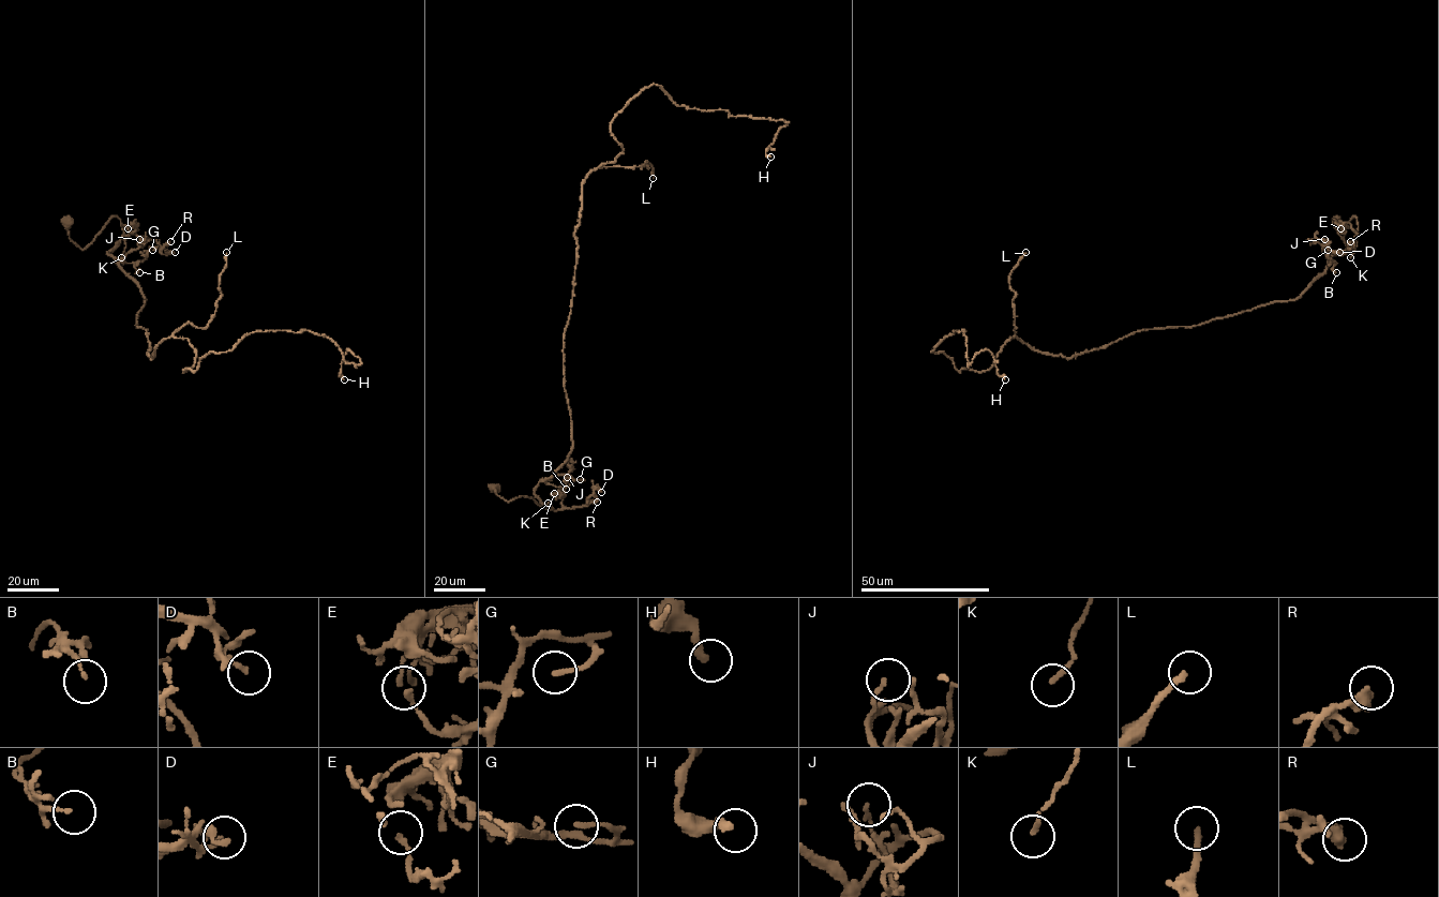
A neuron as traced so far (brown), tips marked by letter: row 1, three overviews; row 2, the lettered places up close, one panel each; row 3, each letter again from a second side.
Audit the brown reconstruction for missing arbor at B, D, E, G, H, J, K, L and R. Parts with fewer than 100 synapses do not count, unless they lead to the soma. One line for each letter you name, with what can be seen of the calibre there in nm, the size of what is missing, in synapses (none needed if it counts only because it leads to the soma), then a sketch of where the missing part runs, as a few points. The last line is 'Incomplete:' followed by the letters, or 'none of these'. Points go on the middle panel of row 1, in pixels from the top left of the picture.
L: calibre 200 nm; 120 synapses; course (653, 178), (649, 187), (632, 202), (633, 210), (633, 202), (629, 208), (647, 205), (659, 215)
Incomplete: L

